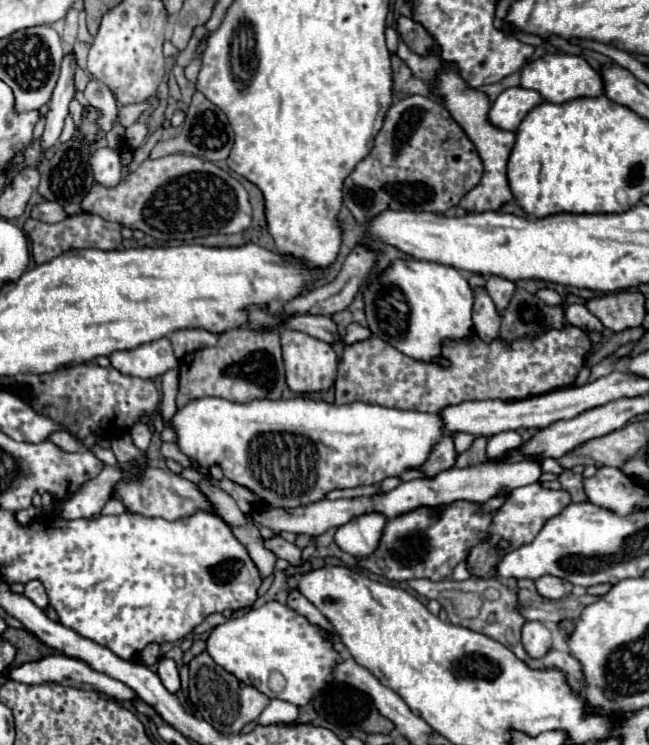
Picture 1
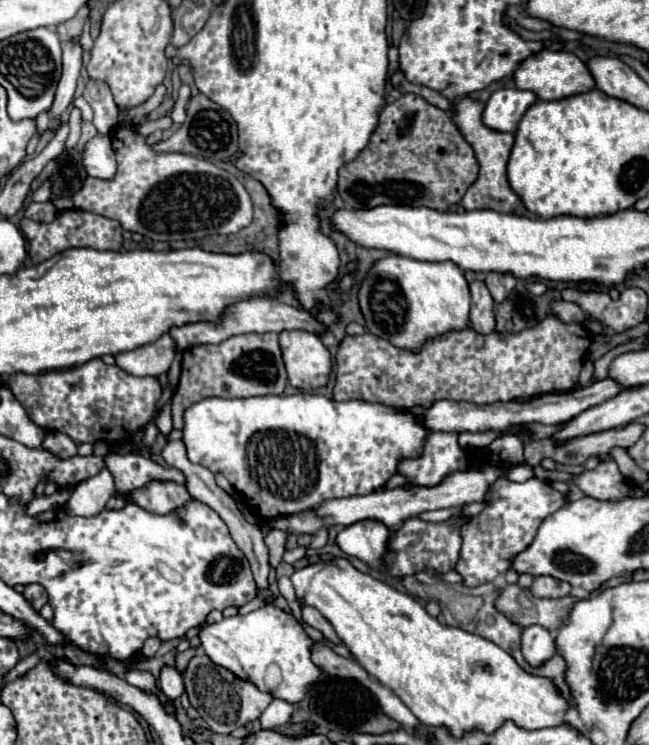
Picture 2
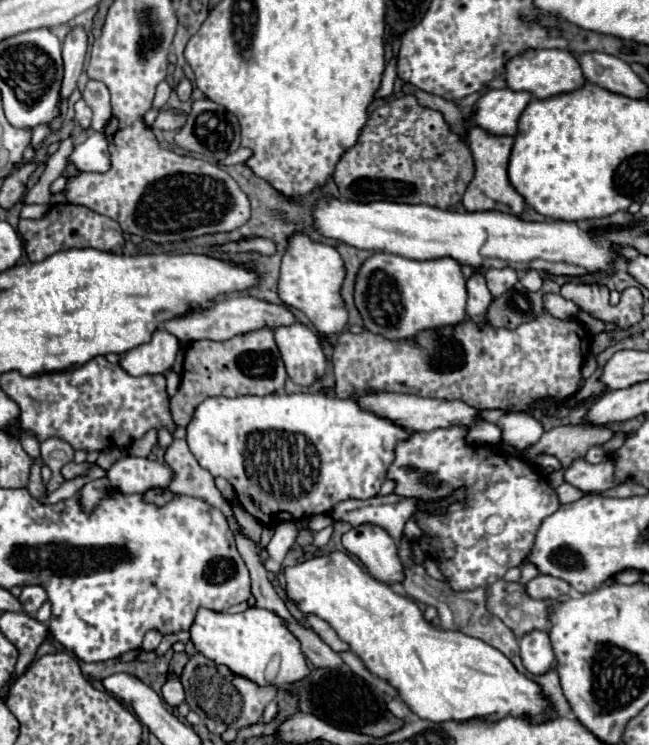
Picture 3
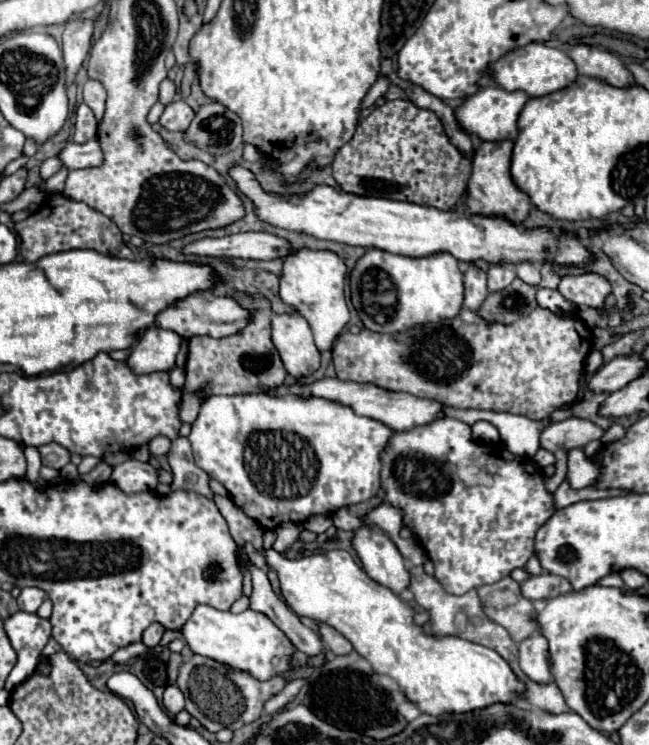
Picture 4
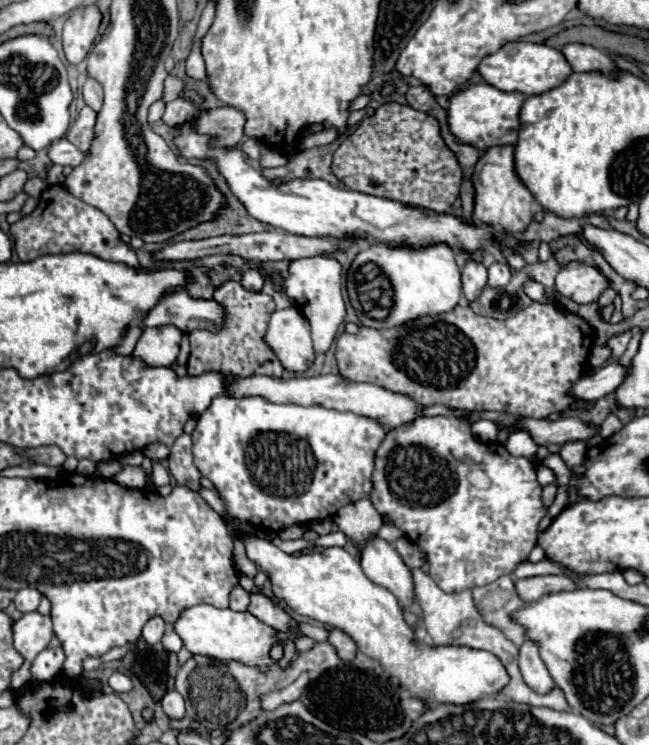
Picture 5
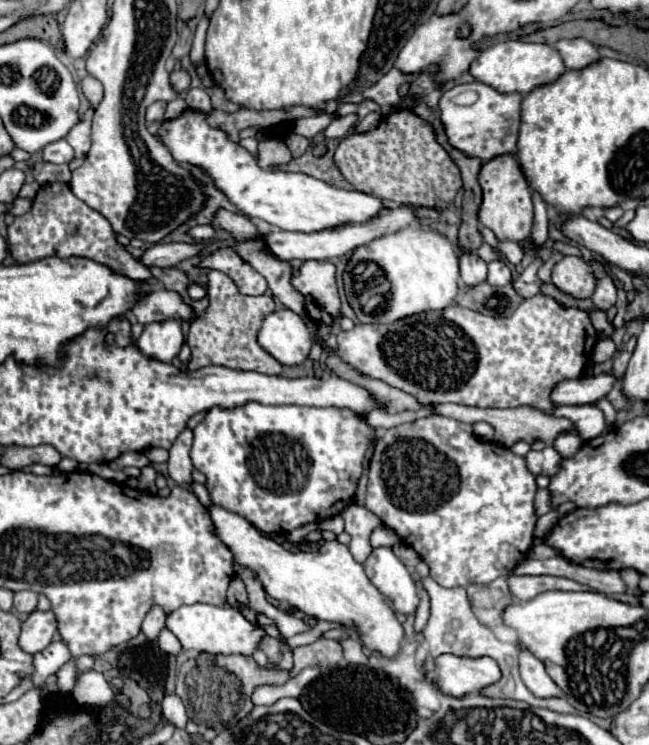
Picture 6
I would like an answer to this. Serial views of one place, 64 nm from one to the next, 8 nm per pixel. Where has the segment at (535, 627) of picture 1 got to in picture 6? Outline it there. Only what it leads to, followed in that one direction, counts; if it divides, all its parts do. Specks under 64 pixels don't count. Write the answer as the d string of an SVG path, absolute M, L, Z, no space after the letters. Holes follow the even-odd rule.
M528 650L520 652L520 676L526 684L526 688L538 696L538 698L552 698L552 696L564 696L560 688L554 684L554 680L546 674L542 662L534 658Z

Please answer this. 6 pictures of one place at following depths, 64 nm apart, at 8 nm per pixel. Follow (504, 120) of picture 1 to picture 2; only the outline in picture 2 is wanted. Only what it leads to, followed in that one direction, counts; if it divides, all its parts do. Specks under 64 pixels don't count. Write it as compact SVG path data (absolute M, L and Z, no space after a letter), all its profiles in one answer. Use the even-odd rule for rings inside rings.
M518 88L494 90L484 104L482 122L496 132L516 132L524 112L536 102L536 94Z

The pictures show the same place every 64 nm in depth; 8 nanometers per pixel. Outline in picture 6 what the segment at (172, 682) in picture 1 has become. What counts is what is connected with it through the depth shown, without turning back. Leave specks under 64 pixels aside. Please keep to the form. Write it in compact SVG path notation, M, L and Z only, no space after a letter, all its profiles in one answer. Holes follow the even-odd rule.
M170 694L170 696L164 698L164 702L162 702L162 714L164 714L164 718L166 718L170 724L174 724L176 728L184 728L186 722L188 722L184 704L182 704L182 700L180 700L176 694Z

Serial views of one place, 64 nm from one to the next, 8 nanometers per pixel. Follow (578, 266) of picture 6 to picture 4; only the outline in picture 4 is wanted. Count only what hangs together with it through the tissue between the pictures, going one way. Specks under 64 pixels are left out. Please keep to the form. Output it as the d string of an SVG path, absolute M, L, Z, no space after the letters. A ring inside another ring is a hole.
M584 272L576 276L562 276L558 292L576 306L604 308L604 298L610 294L610 284L604 276Z

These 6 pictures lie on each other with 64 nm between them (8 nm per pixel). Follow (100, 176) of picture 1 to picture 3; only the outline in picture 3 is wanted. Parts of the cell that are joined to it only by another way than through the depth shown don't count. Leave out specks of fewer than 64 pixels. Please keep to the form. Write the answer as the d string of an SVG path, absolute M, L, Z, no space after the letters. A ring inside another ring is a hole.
M90 132L82 144L74 146L74 152L68 156L68 162L82 172L106 172L110 168L110 158L104 134Z

